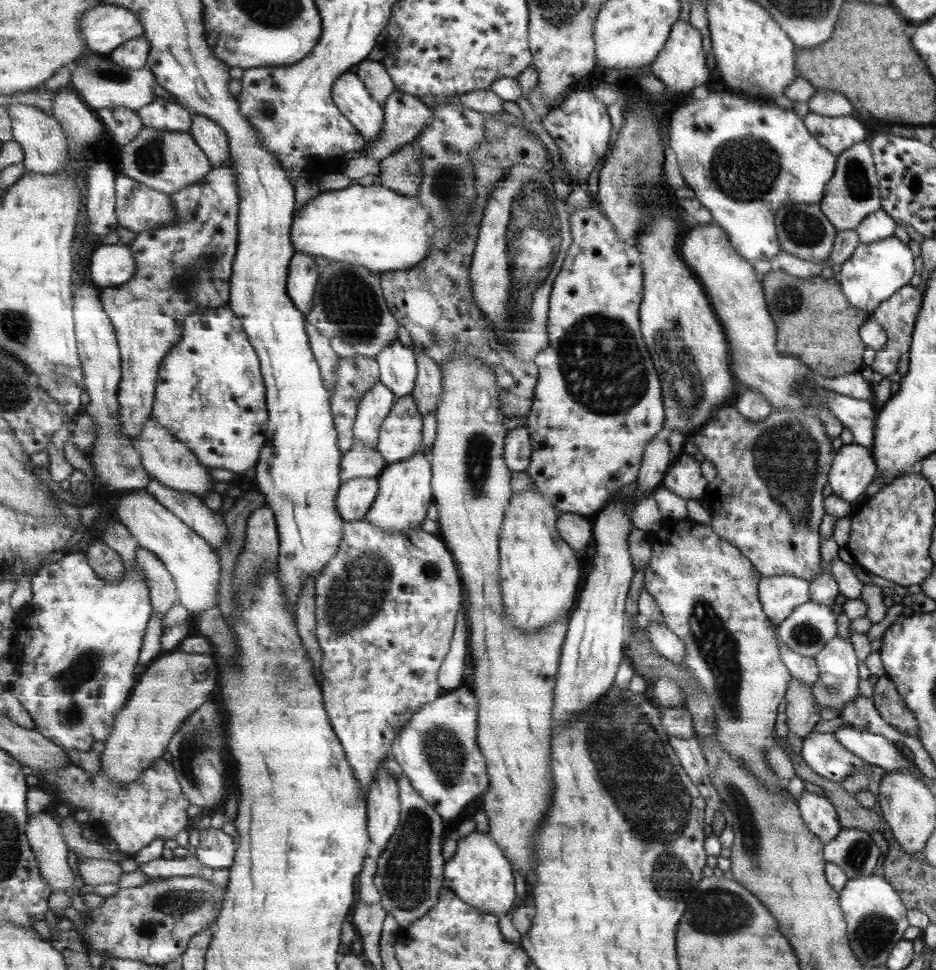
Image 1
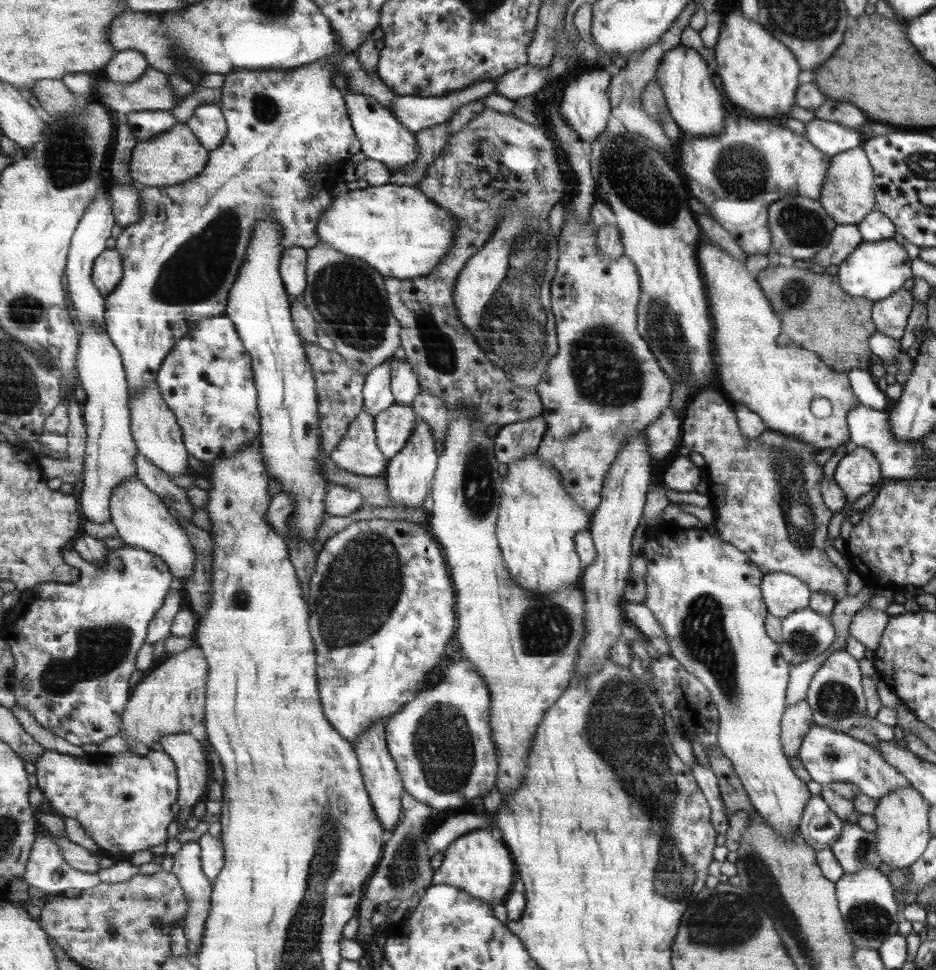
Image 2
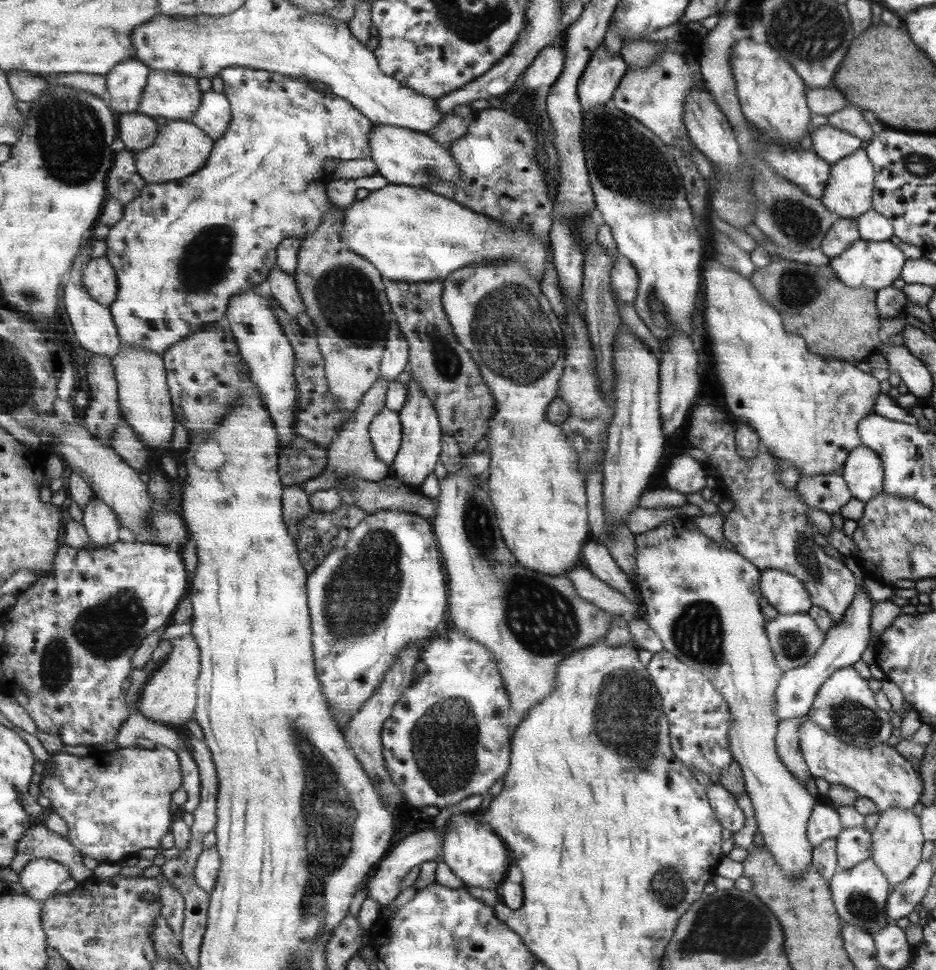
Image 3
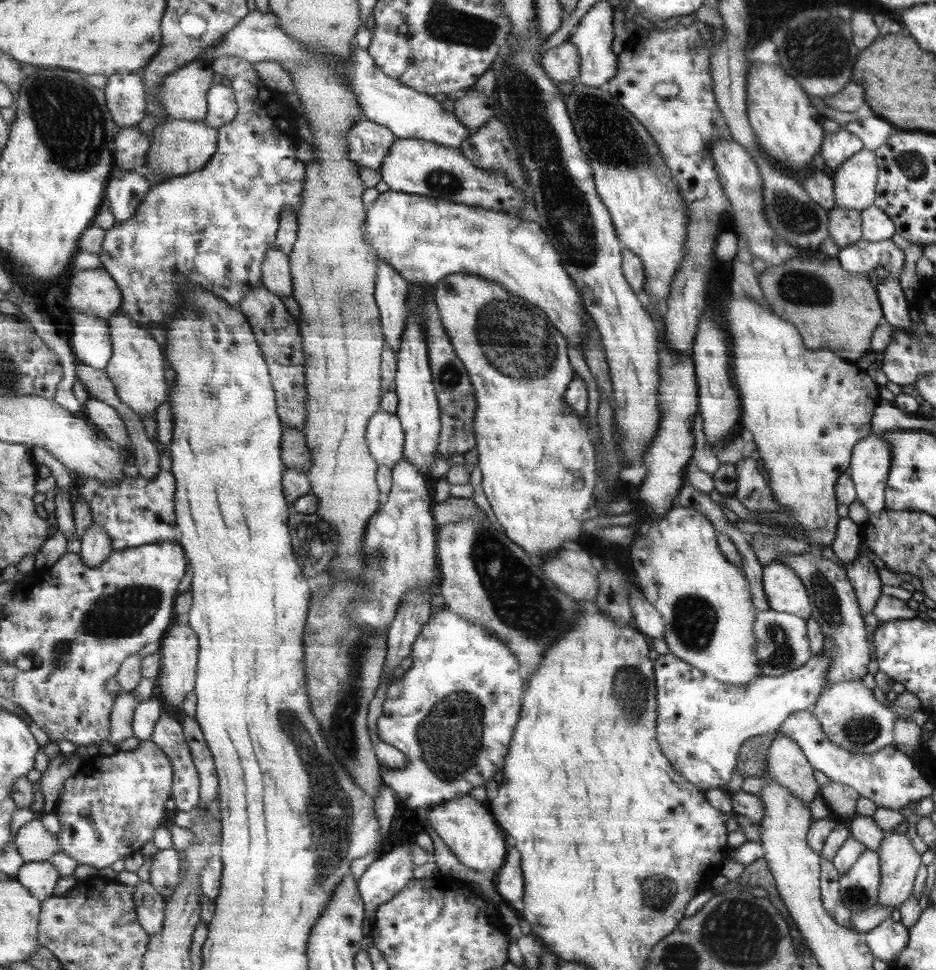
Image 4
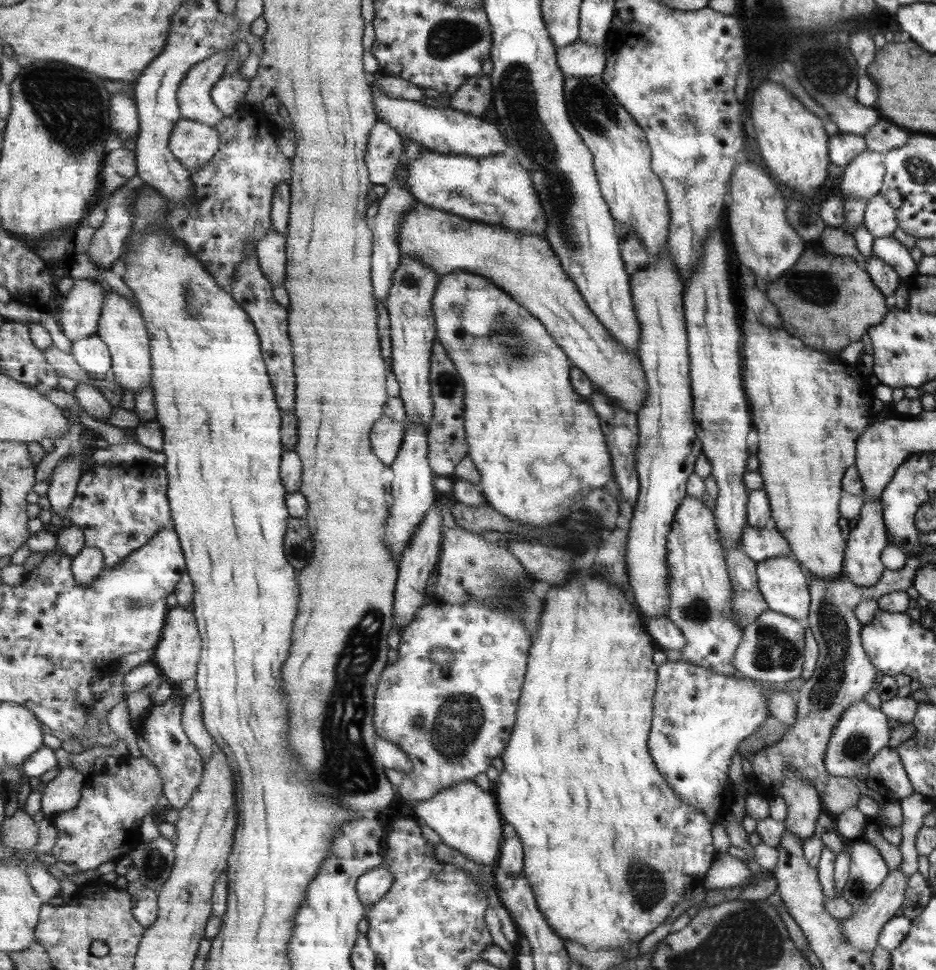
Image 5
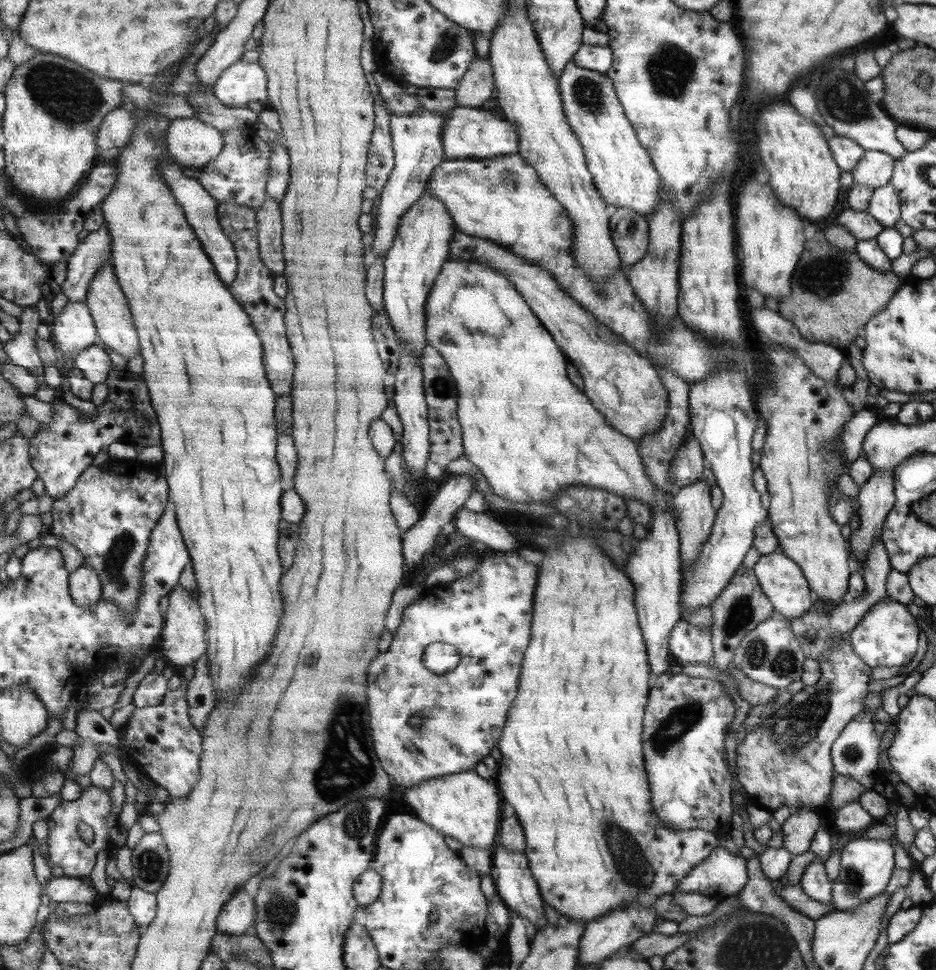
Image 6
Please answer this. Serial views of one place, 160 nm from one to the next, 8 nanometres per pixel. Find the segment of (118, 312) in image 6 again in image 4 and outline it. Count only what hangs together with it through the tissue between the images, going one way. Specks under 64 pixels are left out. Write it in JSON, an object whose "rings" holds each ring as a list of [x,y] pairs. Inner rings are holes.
{"rings":[[[118,313],[110,318],[113,338],[113,357],[107,366],[111,381],[117,388],[117,395],[123,405],[127,405],[137,413],[155,416],[157,410],[166,403],[169,395],[169,386],[165,378],[165,356],[159,349],[159,342],[151,336],[148,330],[141,328],[141,323]]]}

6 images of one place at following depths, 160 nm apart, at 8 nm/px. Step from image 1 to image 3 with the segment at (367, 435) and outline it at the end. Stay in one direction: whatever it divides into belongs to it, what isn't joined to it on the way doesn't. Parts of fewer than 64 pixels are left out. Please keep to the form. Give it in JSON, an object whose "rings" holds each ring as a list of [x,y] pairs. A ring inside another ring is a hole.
{"rings":[[[392,322],[392,329],[388,334],[387,349],[381,366],[380,379],[393,383],[399,374],[409,371],[409,342],[401,332],[398,322]]]}

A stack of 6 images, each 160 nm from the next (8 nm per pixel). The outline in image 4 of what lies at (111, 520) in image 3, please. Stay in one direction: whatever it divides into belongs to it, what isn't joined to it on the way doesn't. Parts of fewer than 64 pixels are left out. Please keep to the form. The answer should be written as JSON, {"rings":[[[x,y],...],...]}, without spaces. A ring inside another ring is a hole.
{"rings":[[[93,522],[86,533],[79,538],[84,563],[90,567],[101,566],[105,559],[113,554],[113,541],[111,535],[101,525]]]}

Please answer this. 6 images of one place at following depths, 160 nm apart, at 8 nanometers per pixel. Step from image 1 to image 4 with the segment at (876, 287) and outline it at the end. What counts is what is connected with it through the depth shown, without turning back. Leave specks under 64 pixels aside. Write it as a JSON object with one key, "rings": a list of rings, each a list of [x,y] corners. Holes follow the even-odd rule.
{"rings":[[[862,238],[852,245],[840,249],[836,254],[840,267],[849,274],[863,274],[883,268],[897,276],[903,266],[903,254],[891,239],[879,242],[866,241]]]}

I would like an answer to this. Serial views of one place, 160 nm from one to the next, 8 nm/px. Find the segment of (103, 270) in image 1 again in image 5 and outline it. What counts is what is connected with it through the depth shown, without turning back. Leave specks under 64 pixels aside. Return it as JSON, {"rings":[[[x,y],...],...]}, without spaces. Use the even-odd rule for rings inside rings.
{"rings":[[[79,279],[61,300],[60,325],[71,343],[94,335],[100,327],[108,292],[103,283]]]}

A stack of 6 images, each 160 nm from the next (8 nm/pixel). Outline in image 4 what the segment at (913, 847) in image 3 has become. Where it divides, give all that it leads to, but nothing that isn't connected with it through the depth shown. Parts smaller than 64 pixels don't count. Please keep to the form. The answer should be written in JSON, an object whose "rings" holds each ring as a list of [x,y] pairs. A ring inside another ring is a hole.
{"rings":[[[893,829],[884,832],[876,854],[880,858],[880,889],[876,905],[897,908],[913,890],[919,854],[905,834],[895,834]]]}

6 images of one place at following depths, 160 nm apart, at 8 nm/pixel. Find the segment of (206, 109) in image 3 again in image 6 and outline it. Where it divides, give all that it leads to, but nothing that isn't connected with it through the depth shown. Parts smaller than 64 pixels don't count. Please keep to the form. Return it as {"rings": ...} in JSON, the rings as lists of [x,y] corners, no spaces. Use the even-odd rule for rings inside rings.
{"rings":[[[257,60],[255,63],[236,62],[221,75],[214,93],[229,108],[244,108],[249,102],[269,99],[267,73]]]}

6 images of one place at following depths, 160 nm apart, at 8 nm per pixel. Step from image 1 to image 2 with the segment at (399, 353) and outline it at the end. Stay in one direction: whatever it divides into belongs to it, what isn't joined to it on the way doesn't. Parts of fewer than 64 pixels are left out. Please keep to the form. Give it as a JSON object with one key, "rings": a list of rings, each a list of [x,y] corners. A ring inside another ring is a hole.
{"rings":[[[392,357],[391,359],[392,391],[396,396],[396,403],[401,406],[411,406],[415,397],[422,391],[419,386],[419,376],[408,359]]]}

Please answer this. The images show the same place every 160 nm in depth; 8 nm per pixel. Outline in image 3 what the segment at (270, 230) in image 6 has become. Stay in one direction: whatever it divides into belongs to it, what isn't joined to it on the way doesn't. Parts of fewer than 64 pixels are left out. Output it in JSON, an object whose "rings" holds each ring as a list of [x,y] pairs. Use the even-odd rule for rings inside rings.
{"rings":[[[278,264],[272,268],[266,282],[271,295],[282,305],[290,316],[299,316],[306,312],[306,306],[299,292],[296,278],[287,274]]]}

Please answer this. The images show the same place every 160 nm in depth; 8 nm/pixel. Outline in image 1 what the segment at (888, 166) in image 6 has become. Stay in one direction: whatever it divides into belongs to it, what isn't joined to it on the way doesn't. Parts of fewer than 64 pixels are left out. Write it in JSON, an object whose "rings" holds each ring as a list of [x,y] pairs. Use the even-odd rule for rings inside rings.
{"rings":[[[867,140],[860,141],[860,143],[836,155],[834,174],[824,191],[824,198],[818,204],[823,216],[836,231],[854,230],[861,220],[882,208],[878,174],[872,150],[869,148]]]}

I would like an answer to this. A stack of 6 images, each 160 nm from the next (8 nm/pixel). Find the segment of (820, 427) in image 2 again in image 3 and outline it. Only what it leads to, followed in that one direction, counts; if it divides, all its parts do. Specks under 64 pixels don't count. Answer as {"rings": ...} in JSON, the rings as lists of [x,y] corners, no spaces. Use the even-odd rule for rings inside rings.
{"rings":[[[708,256],[705,264],[702,264],[702,275],[704,276],[704,294],[705,306],[703,311],[704,327],[707,330],[707,338],[709,338],[709,350],[711,350],[711,360],[713,360],[713,372],[715,378],[725,394],[725,404],[729,408],[729,412],[740,421],[745,423],[749,428],[757,433],[762,449],[779,457],[780,460],[791,460],[793,464],[800,470],[799,478],[809,478],[815,474],[830,473],[837,467],[842,466],[844,460],[848,456],[848,452],[860,445],[860,435],[857,432],[857,424],[873,413],[873,404],[875,397],[879,396],[879,384],[869,372],[862,372],[857,365],[851,365],[837,359],[829,359],[828,357],[818,356],[808,352],[805,342],[800,336],[789,334],[784,331],[783,318],[777,309],[774,309],[768,301],[759,292],[755,292],[755,287],[751,286],[752,282],[745,280],[737,271],[727,270],[725,265],[721,266],[720,261]]]}

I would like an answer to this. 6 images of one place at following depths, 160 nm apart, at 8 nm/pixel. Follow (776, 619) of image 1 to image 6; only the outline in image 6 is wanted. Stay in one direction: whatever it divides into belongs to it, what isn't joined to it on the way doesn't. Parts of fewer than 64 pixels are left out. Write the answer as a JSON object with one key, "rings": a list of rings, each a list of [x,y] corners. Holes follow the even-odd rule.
{"rings":[[[779,550],[760,555],[752,566],[760,589],[771,603],[774,614],[787,618],[800,618],[805,615],[814,603],[808,581],[796,561],[784,555]]]}

